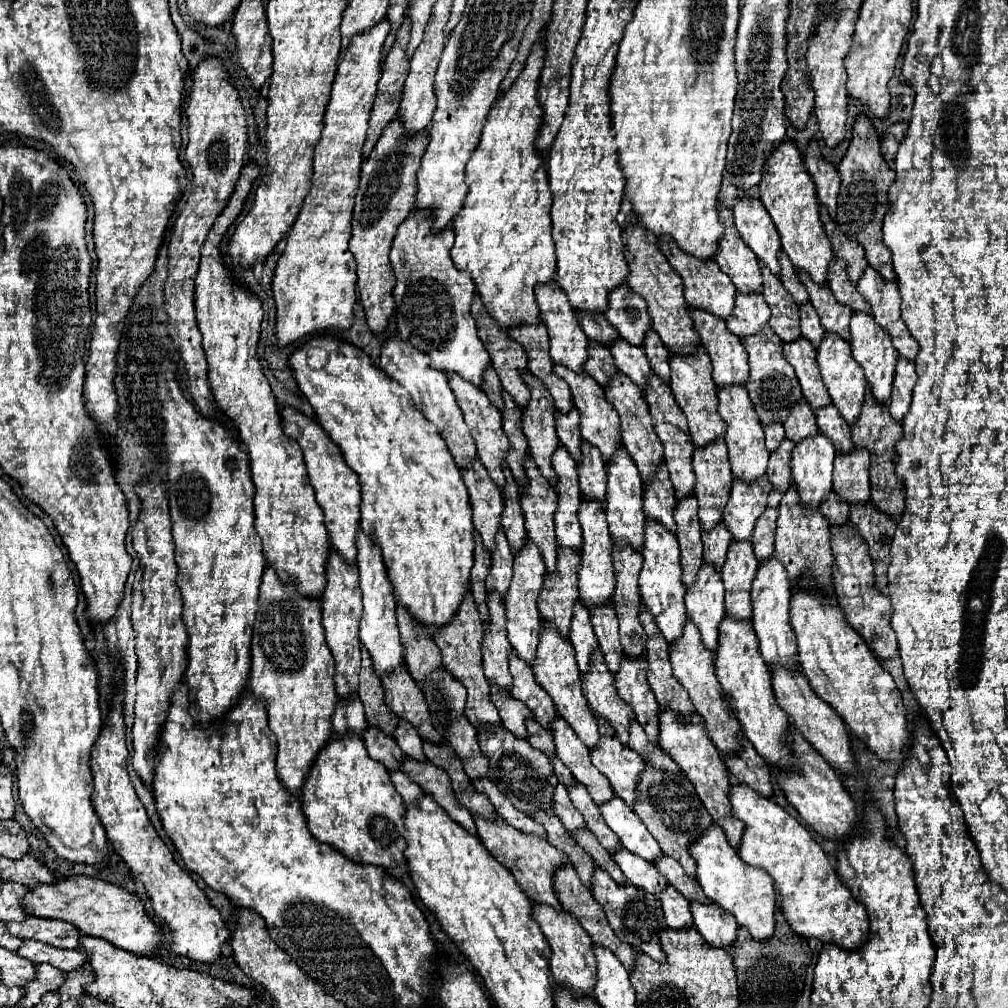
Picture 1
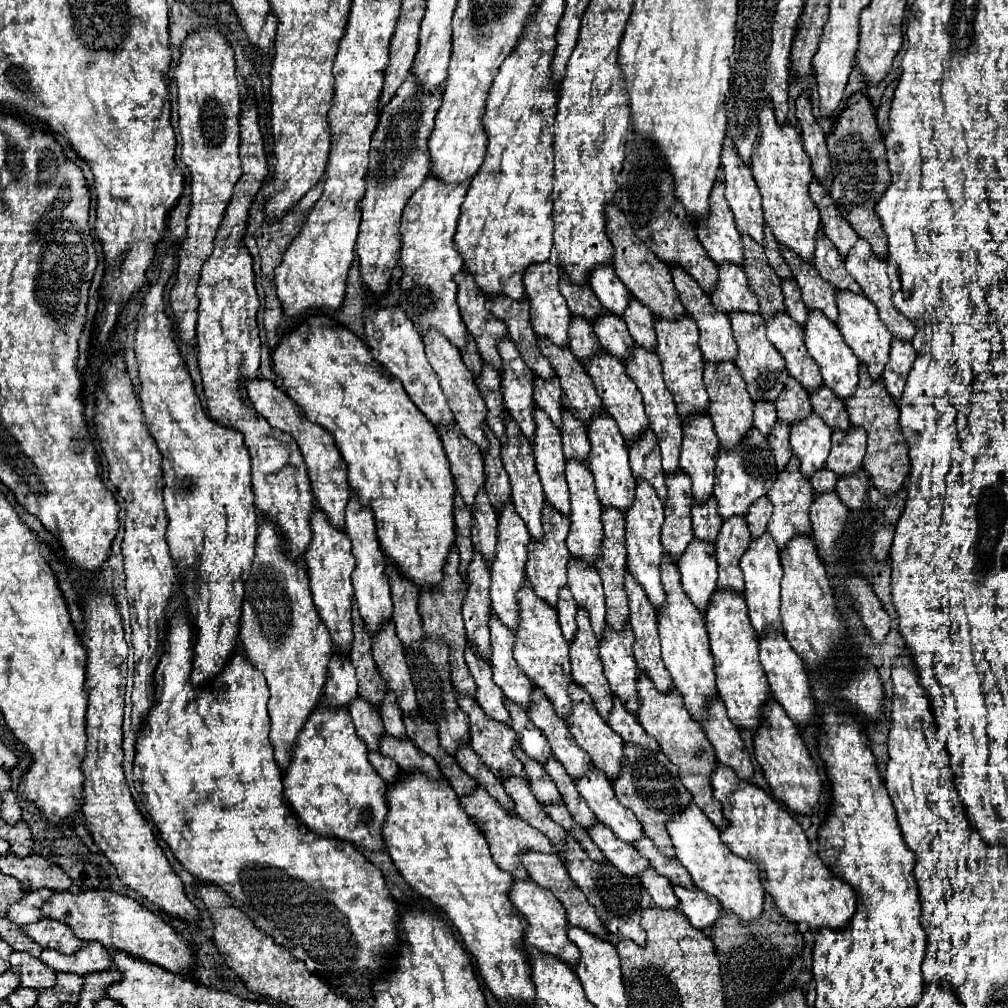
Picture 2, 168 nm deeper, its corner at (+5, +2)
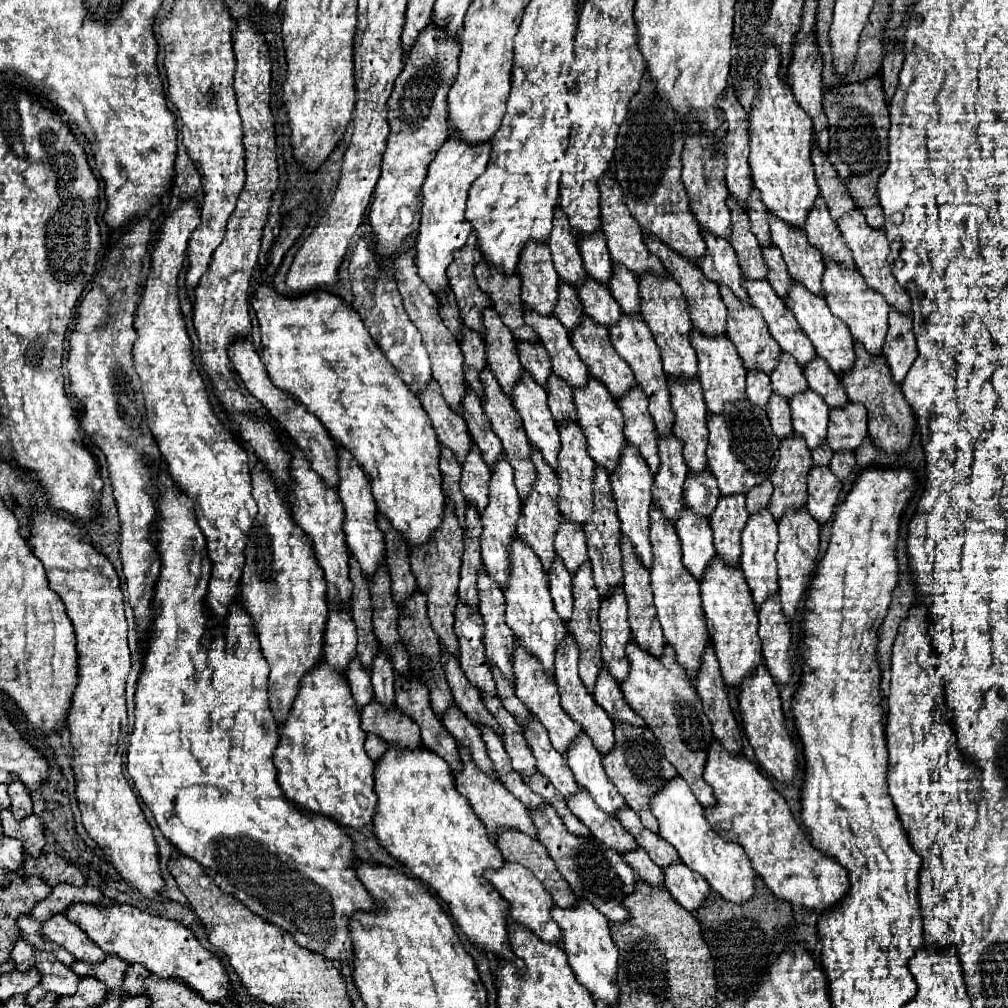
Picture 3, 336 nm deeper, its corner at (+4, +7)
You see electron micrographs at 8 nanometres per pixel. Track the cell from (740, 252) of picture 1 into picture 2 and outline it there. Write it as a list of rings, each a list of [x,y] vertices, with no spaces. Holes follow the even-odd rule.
[[[716,182],[710,192],[710,214],[696,224],[696,236],[716,266],[726,262],[744,266],[742,236],[724,198],[722,182]]]

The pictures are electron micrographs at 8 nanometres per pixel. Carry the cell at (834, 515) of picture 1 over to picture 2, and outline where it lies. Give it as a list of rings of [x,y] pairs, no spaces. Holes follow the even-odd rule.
[[[824,468],[816,476],[812,476],[810,484],[812,484],[812,488],[814,488],[816,494],[826,494],[826,492],[834,492],[836,480],[838,480],[838,476],[834,472],[830,472],[828,468]]]

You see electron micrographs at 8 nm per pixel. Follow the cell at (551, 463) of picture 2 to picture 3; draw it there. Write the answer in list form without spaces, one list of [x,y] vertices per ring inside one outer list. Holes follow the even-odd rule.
[[[525,371],[525,375],[521,375],[521,383],[513,387],[511,403],[523,421],[529,441],[543,453],[545,463],[557,469],[557,455],[561,443],[557,423],[547,407],[545,389],[535,383],[535,379]]]

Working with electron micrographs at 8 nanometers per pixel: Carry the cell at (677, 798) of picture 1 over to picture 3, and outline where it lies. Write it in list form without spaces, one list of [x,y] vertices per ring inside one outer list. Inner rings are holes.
[[[615,721],[615,747],[607,755],[603,755],[603,767],[609,779],[615,783],[621,797],[625,799],[625,803],[629,803],[629,807],[641,817],[641,823],[653,833],[657,833],[657,819],[649,809],[649,799],[669,779],[673,779],[677,771],[665,759],[663,747],[655,739],[655,735],[647,727],[633,727],[629,723]]]

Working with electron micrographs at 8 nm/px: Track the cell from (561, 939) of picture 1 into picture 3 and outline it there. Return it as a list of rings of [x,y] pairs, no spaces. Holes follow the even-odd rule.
[[[505,863],[501,869],[487,869],[483,875],[499,891],[499,895],[509,903],[511,919],[515,919],[517,923],[531,929],[541,941],[561,943],[561,931],[559,931],[557,923],[551,919],[551,915],[549,915],[553,899],[545,891],[545,887],[541,885],[541,881],[529,869],[525,869],[519,863]]]

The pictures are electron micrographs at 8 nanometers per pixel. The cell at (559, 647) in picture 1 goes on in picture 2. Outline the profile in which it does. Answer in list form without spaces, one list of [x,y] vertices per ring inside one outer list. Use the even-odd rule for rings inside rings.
[[[524,580],[520,592],[516,594],[518,604],[520,604],[520,626],[516,632],[516,646],[514,646],[514,658],[520,666],[522,672],[540,688],[544,690],[546,698],[552,702],[556,714],[564,720],[570,722],[570,712],[572,712],[572,700],[568,696],[568,688],[572,684],[570,676],[570,658],[568,658],[568,642],[562,636],[558,616],[554,608],[548,608],[544,600],[540,600],[534,592],[528,580]]]

